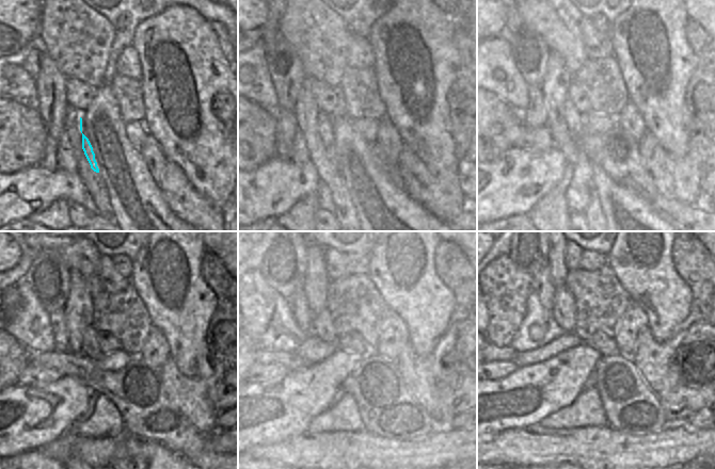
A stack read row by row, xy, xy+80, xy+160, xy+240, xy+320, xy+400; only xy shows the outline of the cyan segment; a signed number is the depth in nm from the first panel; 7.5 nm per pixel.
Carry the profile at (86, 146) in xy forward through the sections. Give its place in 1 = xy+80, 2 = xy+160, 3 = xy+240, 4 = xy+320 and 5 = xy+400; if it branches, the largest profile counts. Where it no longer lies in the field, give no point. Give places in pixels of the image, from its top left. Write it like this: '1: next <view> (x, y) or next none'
1: next xy+80 (323, 123)
2: next xy+160 (574, 119)
3: next xy+240 (90, 344)
4: next xy+320 (322, 327)
5: next xy+400 (563, 311)

